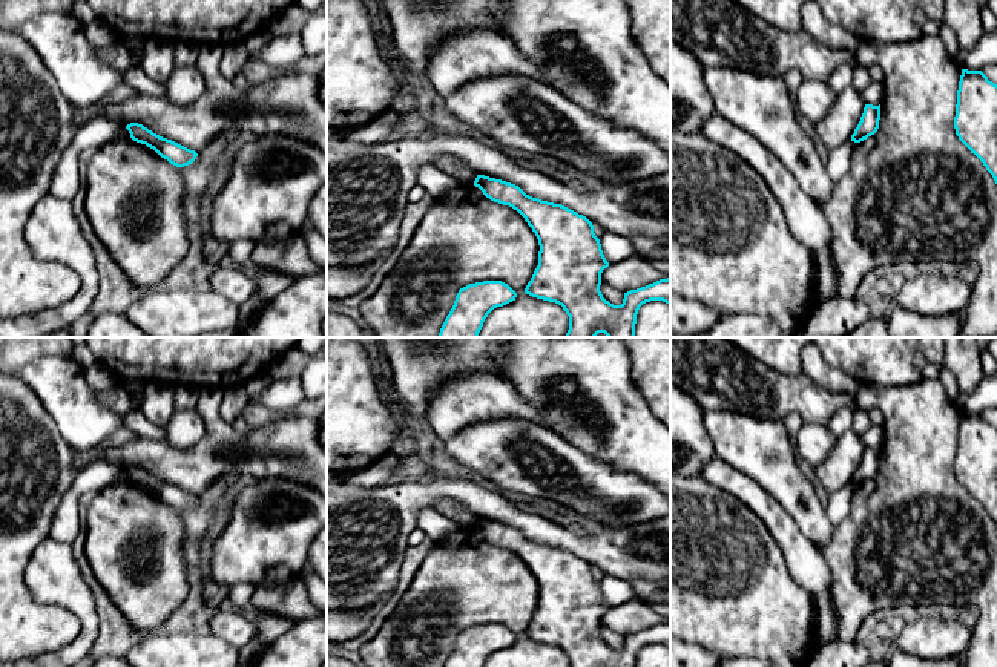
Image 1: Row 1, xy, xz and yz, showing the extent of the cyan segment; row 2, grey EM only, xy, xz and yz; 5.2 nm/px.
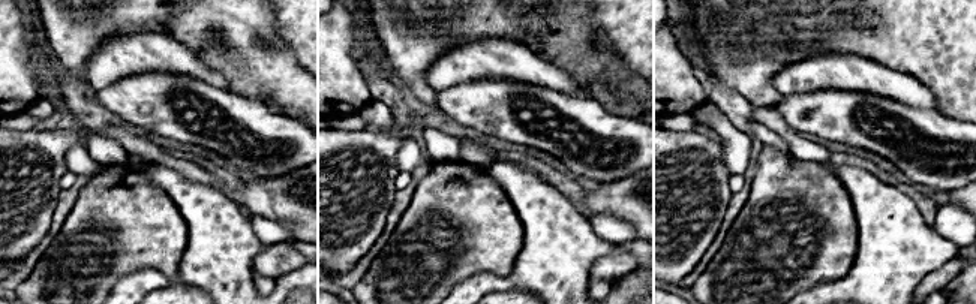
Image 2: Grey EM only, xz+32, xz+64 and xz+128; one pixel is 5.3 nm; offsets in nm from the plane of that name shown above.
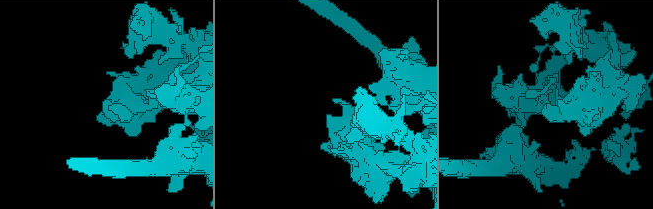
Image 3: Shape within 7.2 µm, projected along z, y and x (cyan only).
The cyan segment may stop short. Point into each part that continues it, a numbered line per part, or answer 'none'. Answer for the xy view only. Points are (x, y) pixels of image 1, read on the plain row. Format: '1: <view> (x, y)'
none

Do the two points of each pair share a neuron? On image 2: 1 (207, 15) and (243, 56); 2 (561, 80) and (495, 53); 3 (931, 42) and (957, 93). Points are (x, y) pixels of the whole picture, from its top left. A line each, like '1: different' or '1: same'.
1: same
2: same
3: same

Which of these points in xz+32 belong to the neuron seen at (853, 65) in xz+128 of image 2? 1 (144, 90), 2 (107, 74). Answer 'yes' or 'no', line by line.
1: no
2: yes

